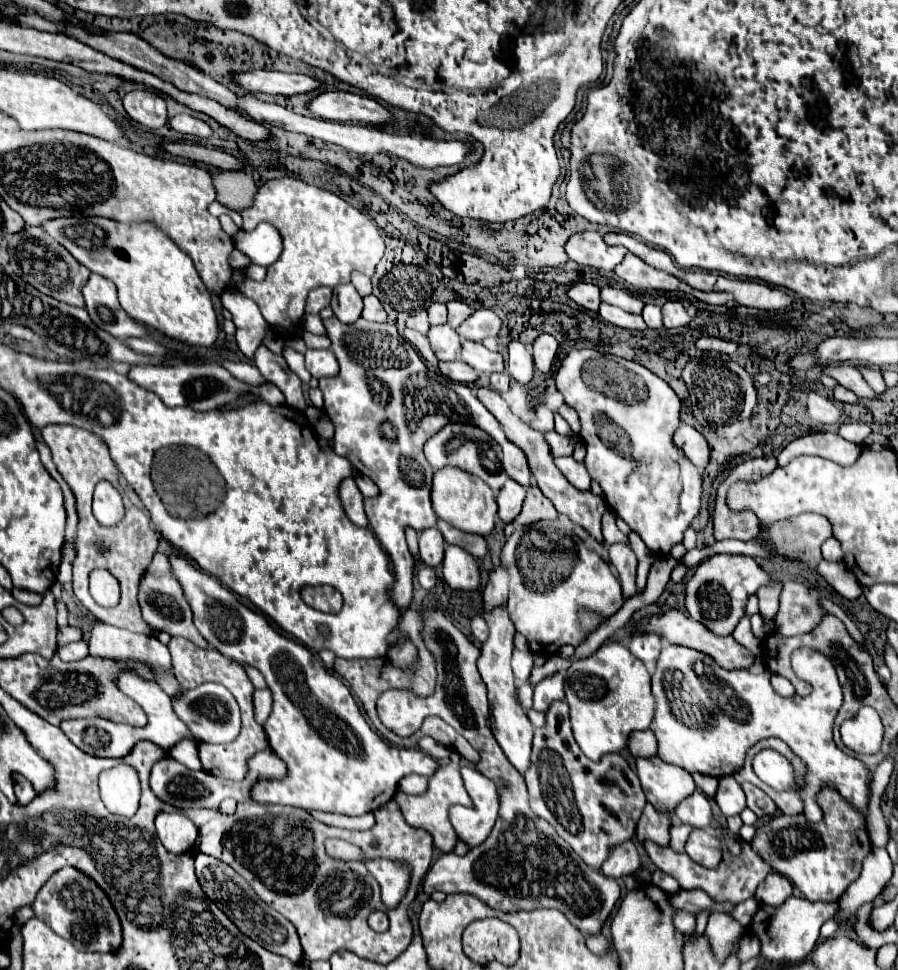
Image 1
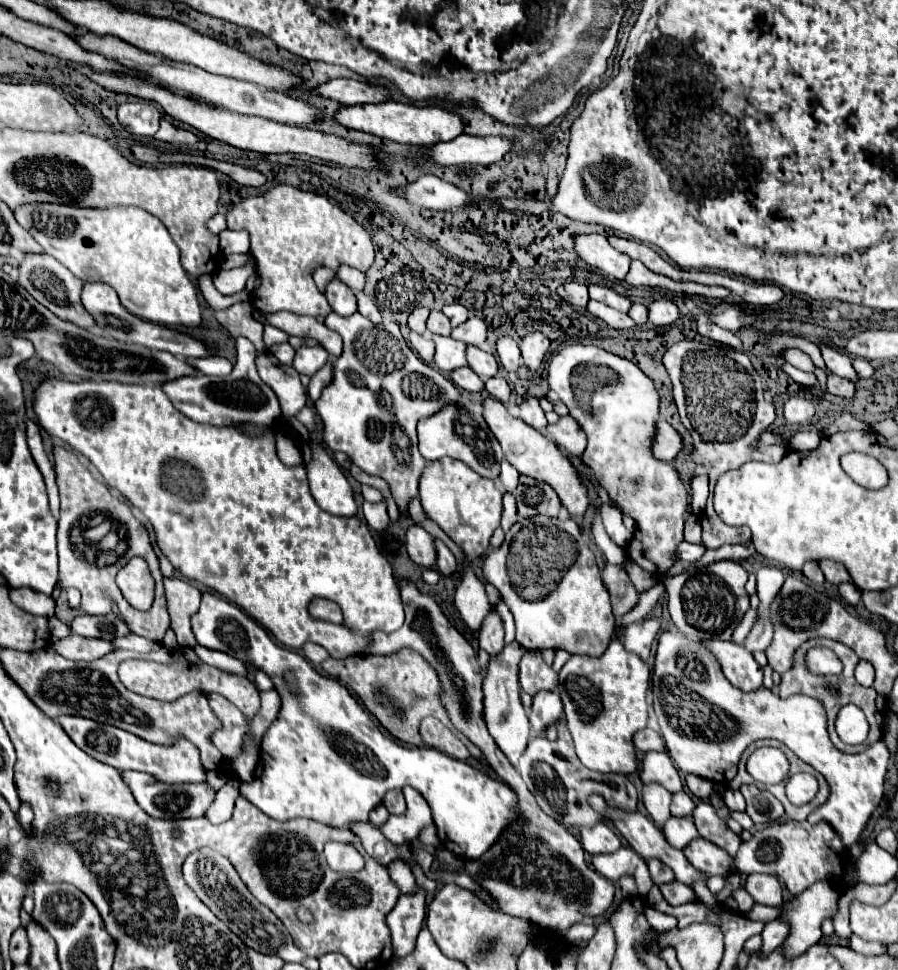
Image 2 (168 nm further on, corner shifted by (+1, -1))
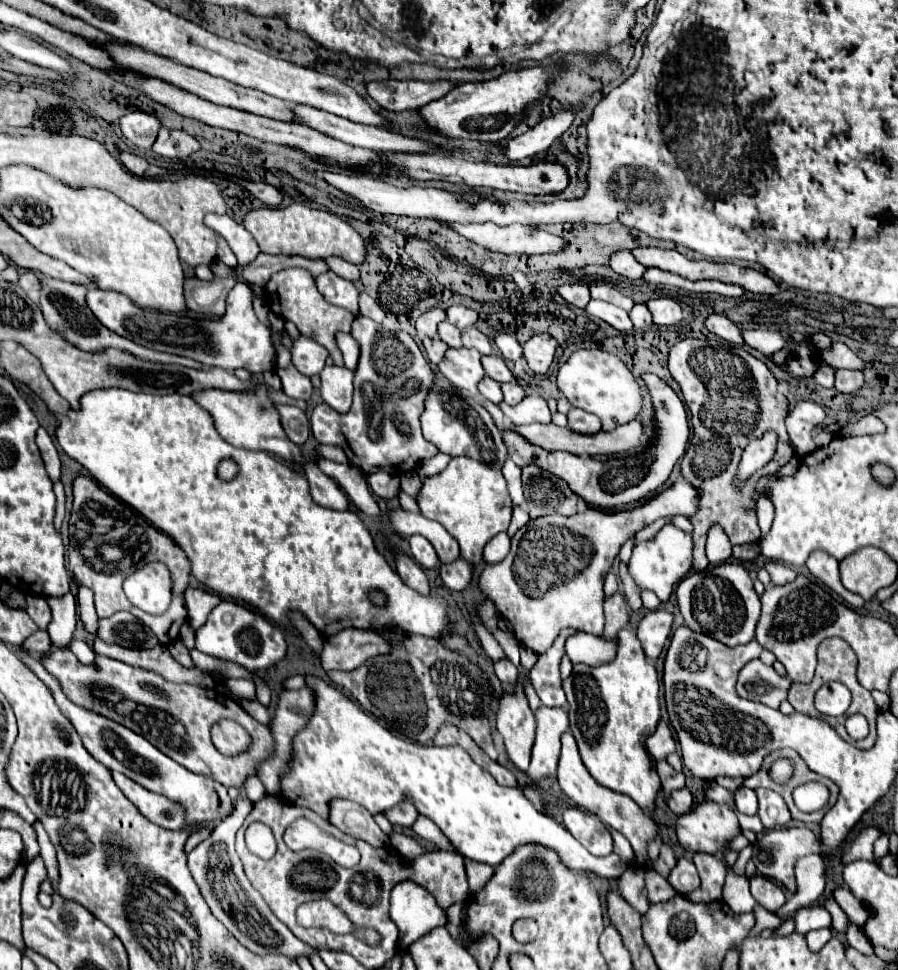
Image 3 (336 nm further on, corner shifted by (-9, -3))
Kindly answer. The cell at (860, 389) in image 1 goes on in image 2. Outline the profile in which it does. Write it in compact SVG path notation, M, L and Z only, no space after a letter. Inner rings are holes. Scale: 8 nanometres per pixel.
M785 349L783 359L785 359L787 363L791 363L793 367L801 369L801 371L813 371L813 369L815 369L813 363L811 363L811 359L809 359L809 355L803 353L803 351L799 351L799 349Z

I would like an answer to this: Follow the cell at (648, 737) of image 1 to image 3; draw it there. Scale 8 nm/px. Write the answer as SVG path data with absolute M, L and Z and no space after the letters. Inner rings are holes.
M659 721L657 731L647 737L647 749L657 761L665 759L669 753L675 751L675 739L671 735L671 729L665 725L665 721Z

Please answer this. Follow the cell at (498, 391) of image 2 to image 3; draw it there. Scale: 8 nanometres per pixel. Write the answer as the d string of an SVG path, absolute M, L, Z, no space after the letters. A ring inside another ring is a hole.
M503 383L501 391L503 391L503 401L507 405L517 405L525 397L525 391L517 383Z

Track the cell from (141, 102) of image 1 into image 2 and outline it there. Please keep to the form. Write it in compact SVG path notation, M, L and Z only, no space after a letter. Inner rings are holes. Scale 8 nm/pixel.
M135 101L135 103L119 105L117 119L129 133L153 137L157 133L157 129L159 129L161 113L149 101Z

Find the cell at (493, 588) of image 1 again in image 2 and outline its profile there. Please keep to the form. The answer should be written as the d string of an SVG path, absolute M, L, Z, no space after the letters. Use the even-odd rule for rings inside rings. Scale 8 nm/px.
M495 611L489 613L489 617L485 619L481 631L479 631L479 647L483 651L487 651L491 657L499 655L501 649L505 647L503 643L503 627L501 627L501 619Z

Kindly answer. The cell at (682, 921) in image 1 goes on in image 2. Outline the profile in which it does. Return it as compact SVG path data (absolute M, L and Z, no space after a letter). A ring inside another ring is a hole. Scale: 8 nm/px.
M645 905L643 913L645 913L649 925L651 925L655 931L669 931L669 929L675 929L675 927L677 927L677 923L671 919L671 915L663 915L663 913L655 911L655 909L651 909L649 905Z

